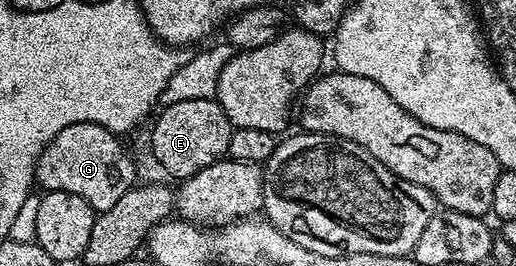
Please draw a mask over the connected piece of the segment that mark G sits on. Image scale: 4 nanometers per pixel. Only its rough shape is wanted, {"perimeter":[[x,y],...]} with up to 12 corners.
{"perimeter":[[72,123],[34,166],[43,190],[95,214],[133,189],[119,134]]}

